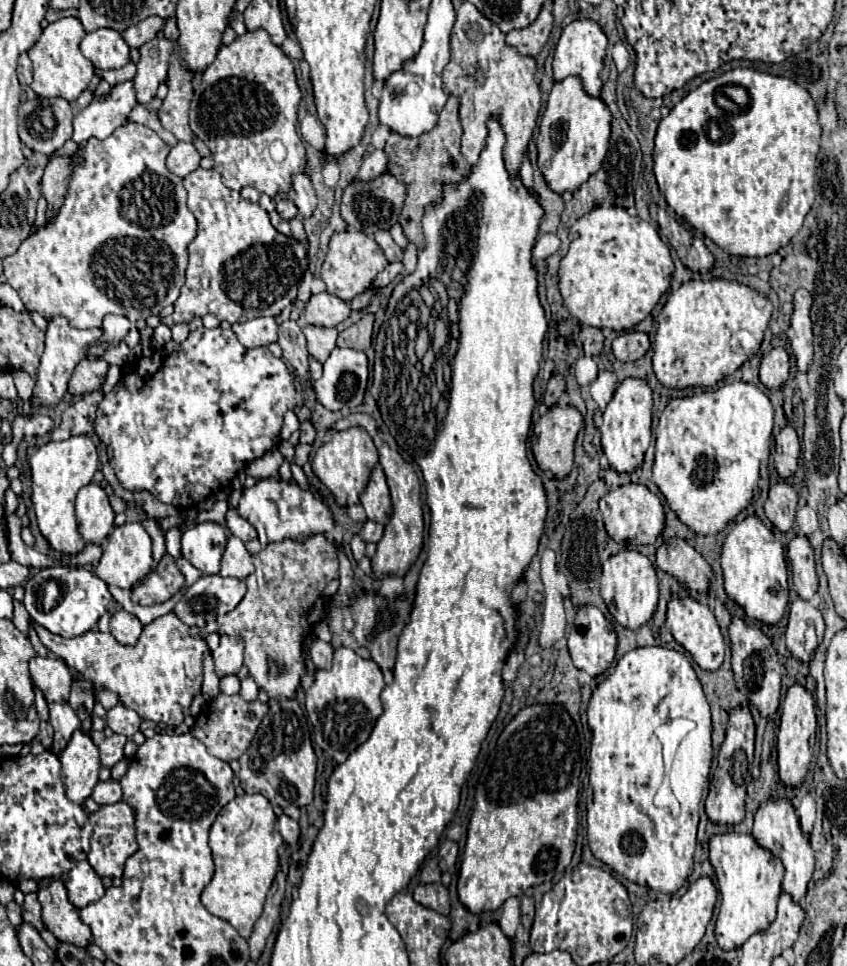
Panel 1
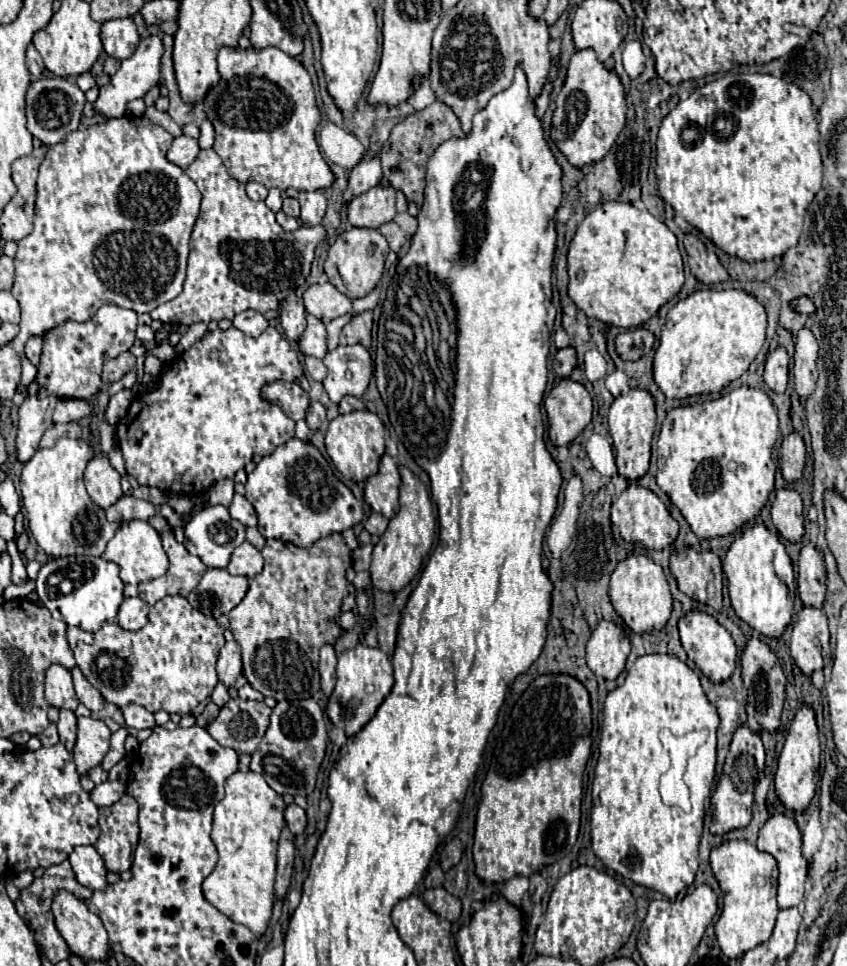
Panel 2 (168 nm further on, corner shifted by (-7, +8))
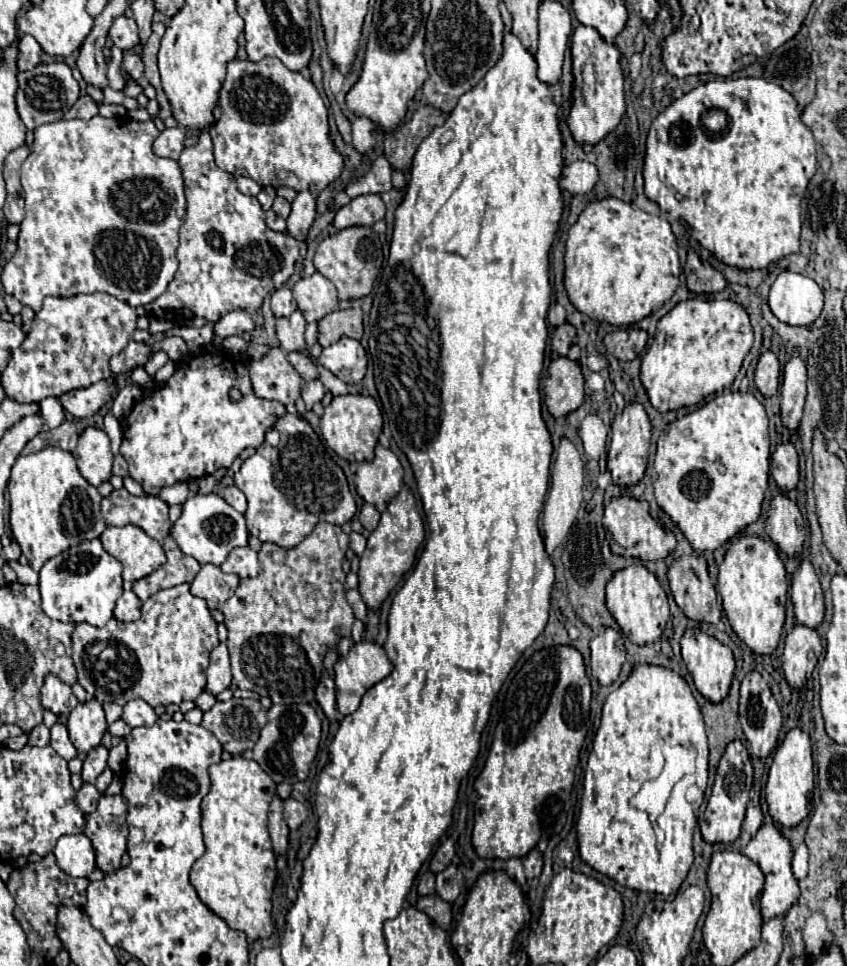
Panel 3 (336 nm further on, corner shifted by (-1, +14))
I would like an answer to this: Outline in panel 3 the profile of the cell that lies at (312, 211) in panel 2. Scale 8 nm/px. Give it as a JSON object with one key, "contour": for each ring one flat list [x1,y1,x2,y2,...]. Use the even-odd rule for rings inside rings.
{"contour":[[310,191,298,193,296,199,292,201,292,213,286,219,288,221,288,233,294,235,296,239,304,241,314,219,316,219,316,197]]}

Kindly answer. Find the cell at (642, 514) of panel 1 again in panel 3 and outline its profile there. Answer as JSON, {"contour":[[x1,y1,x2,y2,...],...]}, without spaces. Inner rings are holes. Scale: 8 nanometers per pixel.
{"contour":[[620,495,614,497,604,511,604,527,612,535,612,551,624,557,638,557,638,559,664,559,668,553,674,551,676,547,676,537,674,533,660,525,652,515,650,515,650,505,644,499,634,499,630,495]]}

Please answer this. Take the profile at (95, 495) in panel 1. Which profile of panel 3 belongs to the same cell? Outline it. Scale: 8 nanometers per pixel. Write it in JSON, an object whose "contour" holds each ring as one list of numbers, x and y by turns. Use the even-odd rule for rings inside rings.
{"contour":[[88,427,78,439,74,457,78,471,90,485,98,487,102,481,110,479,114,457,110,453,110,439,104,431]]}

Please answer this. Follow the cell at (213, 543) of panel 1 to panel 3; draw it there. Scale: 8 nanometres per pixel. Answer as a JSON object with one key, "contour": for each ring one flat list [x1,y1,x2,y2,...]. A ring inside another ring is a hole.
{"contour":[[208,493,208,495,194,495,182,505,182,515,174,523,170,535,182,549,182,553,194,557,200,565,202,563,212,563,212,565,222,565,228,553,234,547,244,547,248,545,248,531,246,531,246,521,244,515,232,509,218,493]]}

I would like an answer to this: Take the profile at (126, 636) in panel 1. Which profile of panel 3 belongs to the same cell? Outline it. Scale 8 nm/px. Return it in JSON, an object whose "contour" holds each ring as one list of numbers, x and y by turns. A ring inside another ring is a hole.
{"contour":[[124,591,120,595,120,599,116,601,114,617,124,623,136,621,136,619,140,619,140,607,142,607,142,601,132,591]]}

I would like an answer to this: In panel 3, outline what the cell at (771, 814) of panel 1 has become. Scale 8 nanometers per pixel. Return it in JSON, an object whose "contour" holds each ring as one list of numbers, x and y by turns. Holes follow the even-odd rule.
{"contour":[[764,823,758,829,758,833,750,839,744,853,752,861,756,861,760,865,760,869,764,871,764,875,766,875,764,893,762,893,762,919,768,921,776,915,784,915,800,895,798,879,792,873,792,845,790,845,790,841,780,833,780,829,774,823,770,823,770,825]]}

